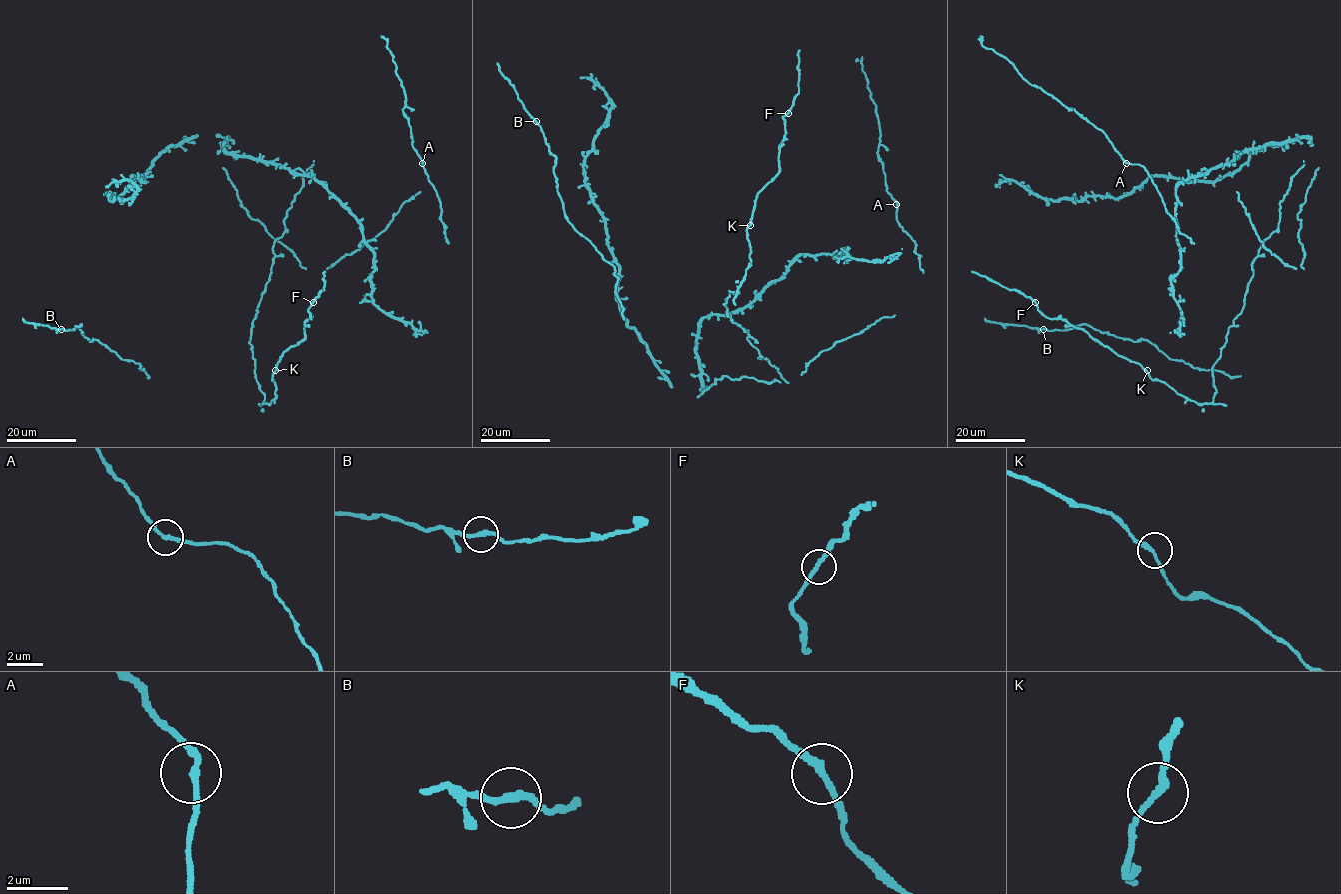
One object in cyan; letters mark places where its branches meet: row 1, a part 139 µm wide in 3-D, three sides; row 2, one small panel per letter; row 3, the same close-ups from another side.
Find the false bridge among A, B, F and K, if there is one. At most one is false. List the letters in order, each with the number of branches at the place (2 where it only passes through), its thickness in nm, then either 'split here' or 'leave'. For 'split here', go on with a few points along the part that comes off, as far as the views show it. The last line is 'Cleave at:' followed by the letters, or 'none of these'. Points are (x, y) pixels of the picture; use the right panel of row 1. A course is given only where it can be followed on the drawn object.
A: branches 2; calibre 220 nm; leave
B: branches 2; calibre 240 nm; split here; course (1043, 329), (992, 322), (984, 318)
F: branches 2; calibre 240 nm; leave
K: branches 2; calibre 240 nm; leave
Cleave at: B

